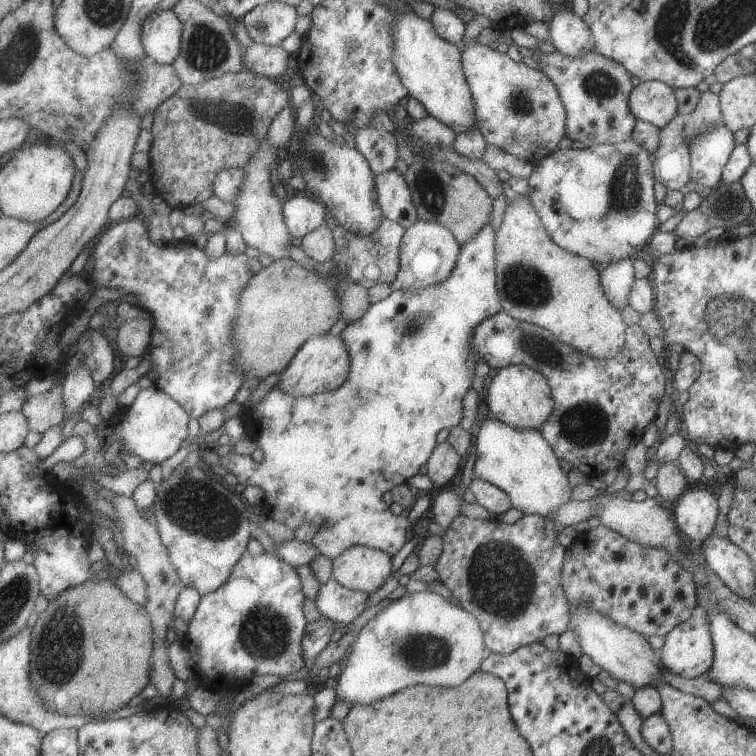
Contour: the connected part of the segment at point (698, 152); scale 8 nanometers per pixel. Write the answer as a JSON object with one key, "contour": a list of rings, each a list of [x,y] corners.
{"contour":[[[726,125],[692,138],[688,145],[691,158],[690,178],[699,189],[715,189],[722,184],[722,171],[735,146],[733,132]]]}

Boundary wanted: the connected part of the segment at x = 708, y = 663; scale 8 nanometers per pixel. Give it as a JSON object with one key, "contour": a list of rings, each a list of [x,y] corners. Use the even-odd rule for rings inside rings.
{"contour":[[[706,615],[692,616],[673,628],[659,653],[663,667],[682,678],[707,673],[714,662],[714,644]]]}

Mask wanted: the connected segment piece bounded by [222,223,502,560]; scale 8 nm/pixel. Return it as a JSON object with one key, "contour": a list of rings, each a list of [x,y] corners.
{"contour":[[[492,223],[486,224],[472,240],[468,240],[466,244],[461,244],[456,268],[452,270],[452,274],[450,274],[446,282],[420,290],[392,291],[392,294],[388,298],[372,303],[370,312],[362,320],[348,324],[341,335],[344,337],[344,342],[346,342],[348,348],[351,349],[352,372],[347,383],[342,388],[332,392],[298,398],[297,396],[292,396],[292,394],[286,394],[280,386],[276,385],[276,388],[264,398],[264,402],[256,404],[256,408],[253,408],[252,412],[254,422],[258,424],[258,427],[261,427],[260,446],[266,456],[263,462],[256,460],[256,456],[238,455],[234,453],[228,454],[222,460],[222,464],[229,471],[240,477],[242,485],[245,487],[256,485],[264,490],[265,497],[260,507],[267,518],[282,522],[294,531],[298,530],[302,524],[308,524],[308,522],[318,524],[322,530],[318,532],[318,536],[316,536],[313,542],[326,557],[333,560],[339,559],[340,556],[346,554],[350,548],[354,548],[355,546],[366,546],[366,548],[382,550],[382,552],[387,552],[390,556],[395,556],[402,546],[406,544],[406,539],[410,535],[411,522],[405,516],[404,520],[372,520],[372,492],[380,498],[390,488],[394,488],[394,486],[398,486],[402,482],[408,482],[412,476],[416,476],[418,470],[420,470],[420,466],[424,466],[428,462],[428,459],[431,458],[431,455],[434,454],[434,450],[438,444],[436,436],[438,436],[440,430],[443,428],[451,429],[460,425],[460,422],[462,422],[462,400],[466,392],[470,388],[473,388],[476,377],[476,360],[470,354],[472,332],[476,330],[478,324],[484,322],[488,317],[502,309],[500,295],[496,286],[495,234],[494,225]]]}

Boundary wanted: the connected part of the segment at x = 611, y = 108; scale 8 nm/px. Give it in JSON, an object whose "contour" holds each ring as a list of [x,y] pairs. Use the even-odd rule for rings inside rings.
{"contour":[[[595,50],[576,58],[566,56],[560,51],[544,53],[537,62],[541,71],[558,88],[566,108],[568,138],[580,140],[586,147],[602,143],[622,144],[625,140],[630,140],[637,121],[629,105],[634,84],[630,82],[631,74],[622,64],[598,54]]]}

